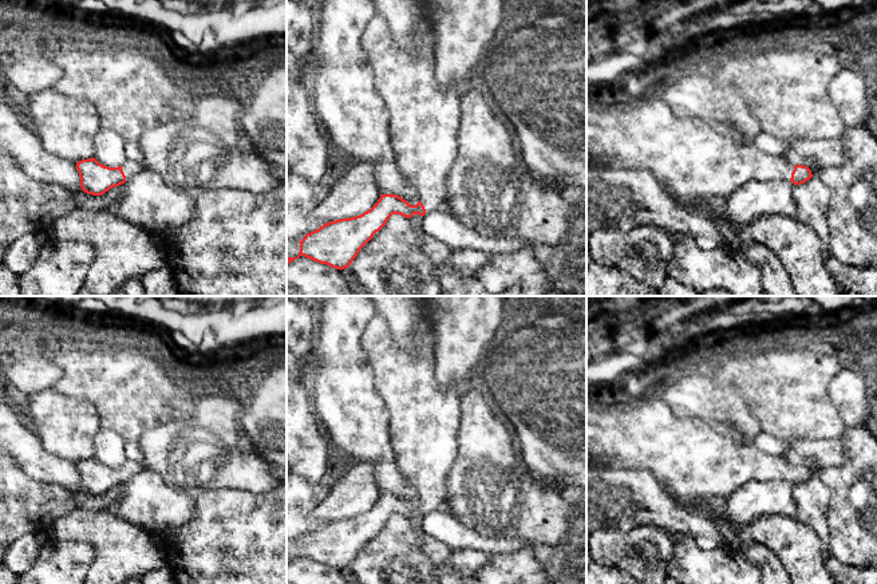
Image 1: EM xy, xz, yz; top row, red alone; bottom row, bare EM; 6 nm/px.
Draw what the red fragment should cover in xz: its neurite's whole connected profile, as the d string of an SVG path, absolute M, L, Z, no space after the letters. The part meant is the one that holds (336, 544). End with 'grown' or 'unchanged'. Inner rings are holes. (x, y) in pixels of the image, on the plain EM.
M375 315L360 338L362 348L375 372L375 390L390 414L388 430L396 465L407 484L415 489L419 502L410 505L396 494L382 494L378 502L360 516L331 521L311 533L287 540L287 564L307 557L341 571L349 567L392 514L406 518L414 514L423 517L446 502L446 482L458 454L461 398L455 387L442 387L436 383L432 363L434 336L434 327L428 321L420 323L412 335L410 351L395 340L386 317Z | grown

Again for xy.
M95 458L76 462L80 477L80 488L87 494L102 496L111 488L119 486L139 473L145 465L142 462L126 461L122 466L108 467Z | grown

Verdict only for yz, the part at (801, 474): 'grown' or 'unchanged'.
grown

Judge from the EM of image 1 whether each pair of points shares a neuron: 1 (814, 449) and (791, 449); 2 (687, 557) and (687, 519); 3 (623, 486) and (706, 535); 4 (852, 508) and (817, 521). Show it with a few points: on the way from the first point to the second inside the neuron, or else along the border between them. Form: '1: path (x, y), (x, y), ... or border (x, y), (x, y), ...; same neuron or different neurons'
1: path (809, 449), (797, 449); same neuron
2: border (672, 533), (687, 533), (703, 549), (715, 548); different neurons
3: path (643, 500), (675, 517), (686, 520); same neuron
4: border (826, 485), (829, 492), (829, 548); different neurons

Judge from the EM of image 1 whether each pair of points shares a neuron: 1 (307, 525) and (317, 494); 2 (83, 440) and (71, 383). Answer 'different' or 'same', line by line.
1: same
2: different

